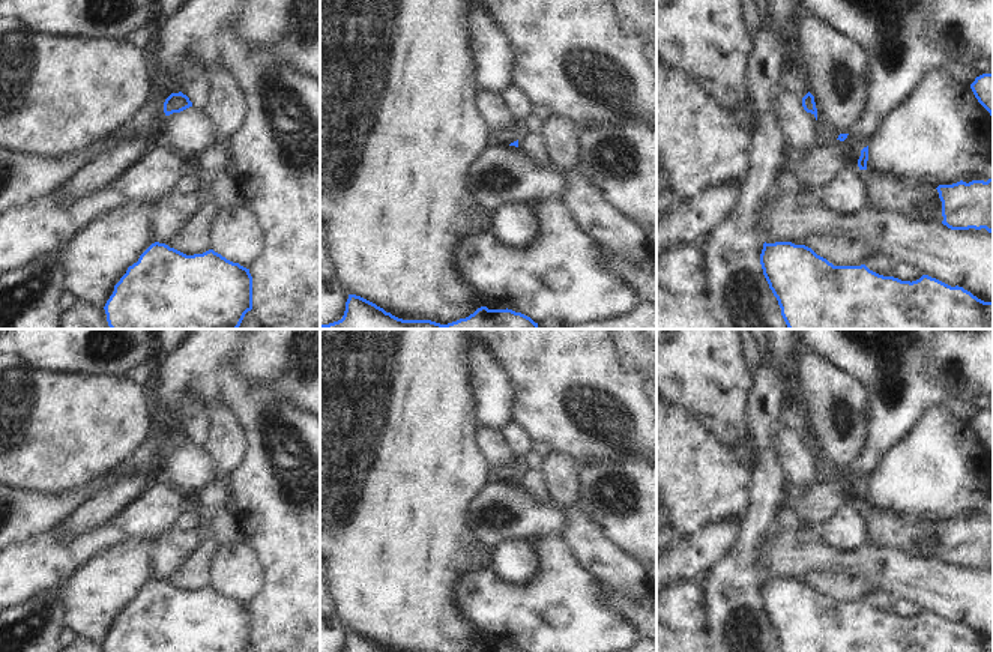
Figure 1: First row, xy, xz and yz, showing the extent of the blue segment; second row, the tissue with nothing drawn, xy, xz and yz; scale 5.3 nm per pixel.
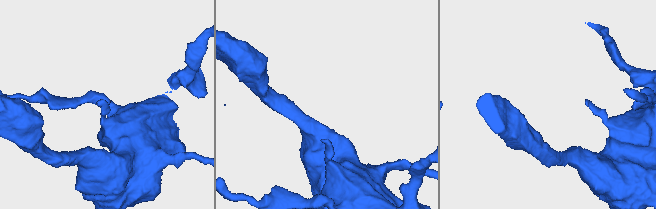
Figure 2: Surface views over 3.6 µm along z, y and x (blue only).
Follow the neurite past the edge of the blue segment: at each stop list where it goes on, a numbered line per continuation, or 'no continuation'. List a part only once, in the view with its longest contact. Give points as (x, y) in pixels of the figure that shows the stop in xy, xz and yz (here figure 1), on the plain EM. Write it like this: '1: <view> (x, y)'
1: xz (507, 472)

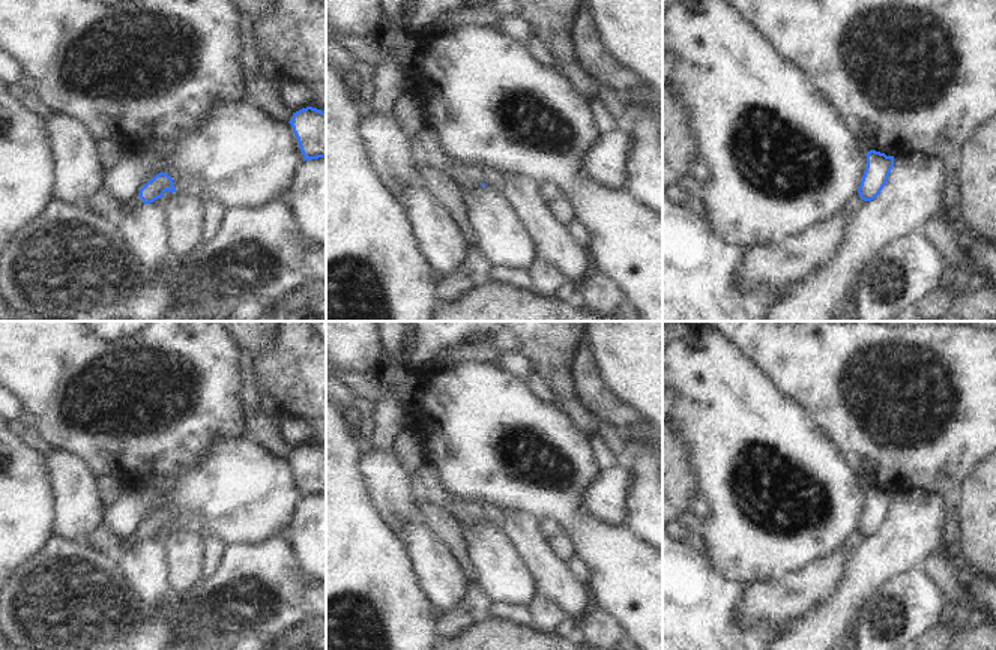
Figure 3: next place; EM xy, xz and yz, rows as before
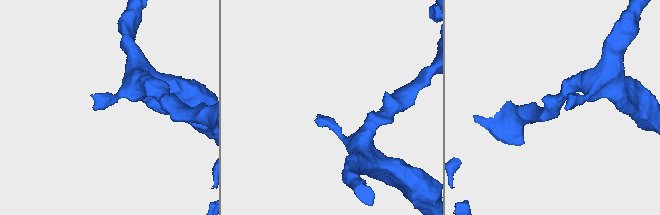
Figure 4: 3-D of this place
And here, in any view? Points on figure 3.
1: xy (125, 544)

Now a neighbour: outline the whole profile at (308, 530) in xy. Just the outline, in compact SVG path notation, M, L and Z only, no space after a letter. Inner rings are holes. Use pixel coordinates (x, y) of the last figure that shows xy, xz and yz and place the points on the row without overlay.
M326 494L302 498L287 536L306 575L326 582Z

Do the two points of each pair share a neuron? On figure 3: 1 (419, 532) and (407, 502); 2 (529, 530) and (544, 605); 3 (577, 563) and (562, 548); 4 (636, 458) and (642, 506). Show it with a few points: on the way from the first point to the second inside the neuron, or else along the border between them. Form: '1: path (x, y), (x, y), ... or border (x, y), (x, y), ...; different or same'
1: border (421, 517), (407, 521), (400, 533); different
2: border (541, 593), (570, 617); different
3: border (577, 554), (570, 562); different
4: path (643, 470), (643, 494); same

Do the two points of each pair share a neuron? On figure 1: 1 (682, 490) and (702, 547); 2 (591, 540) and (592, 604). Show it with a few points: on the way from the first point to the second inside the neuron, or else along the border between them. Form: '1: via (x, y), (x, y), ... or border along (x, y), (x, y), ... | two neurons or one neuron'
1: border along (732, 522), (703, 526), (681, 540) | two neurons
2: border along (567, 543), (576, 558), (606, 583) | two neurons

